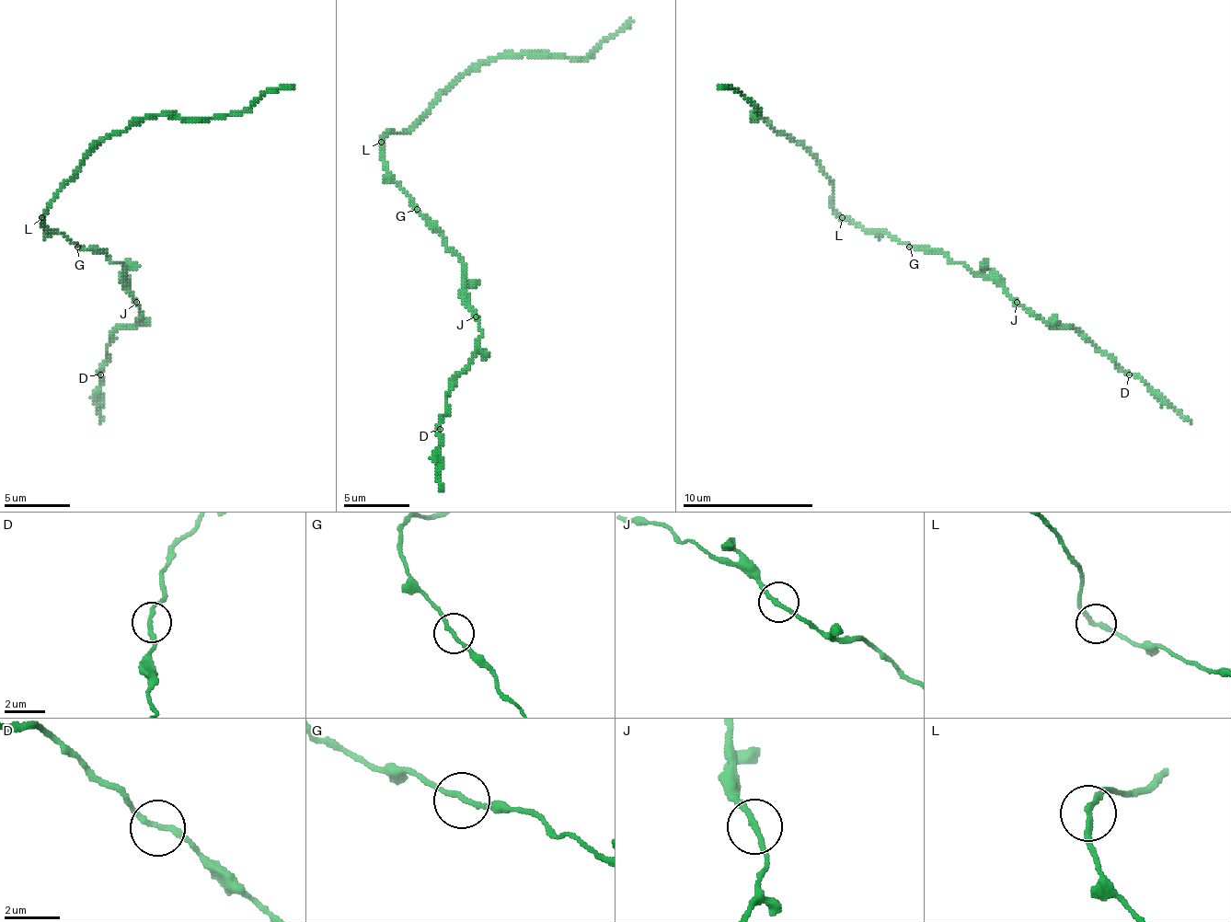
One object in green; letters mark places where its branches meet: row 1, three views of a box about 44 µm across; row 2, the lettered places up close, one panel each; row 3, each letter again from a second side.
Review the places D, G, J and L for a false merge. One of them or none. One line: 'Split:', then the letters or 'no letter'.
Split: no letter

